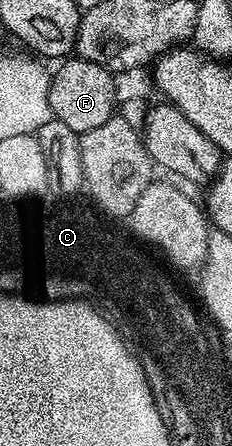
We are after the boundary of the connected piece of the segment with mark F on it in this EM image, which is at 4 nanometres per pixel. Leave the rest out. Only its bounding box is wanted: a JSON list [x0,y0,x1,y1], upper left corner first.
[49,55,118,135]

